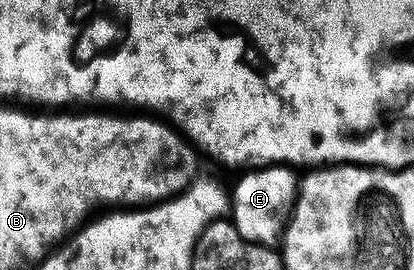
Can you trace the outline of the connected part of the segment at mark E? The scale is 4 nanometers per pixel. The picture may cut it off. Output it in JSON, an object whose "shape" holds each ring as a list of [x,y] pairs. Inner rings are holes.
{"shape":[[[270,165],[246,171],[231,188],[231,223],[243,238],[256,244],[276,245],[288,225],[297,201],[297,174],[288,165]]]}

